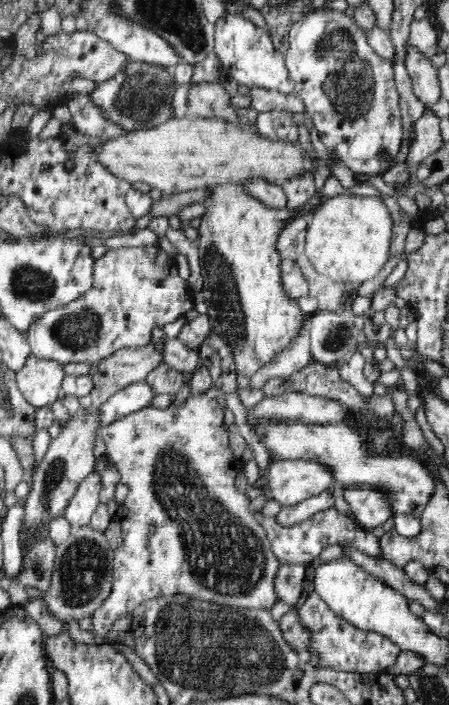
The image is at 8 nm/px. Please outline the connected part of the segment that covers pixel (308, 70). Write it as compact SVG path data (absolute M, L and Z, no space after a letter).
M318 8L318 10L312 10L312 12L306 14L292 26L289 33L289 47L288 50L282 54L282 57L290 73L290 78L294 81L294 92L303 100L305 110L312 117L314 127L324 143L324 146L326 146L328 150L334 150L341 161L354 173L354 176L360 174L370 176L383 175L387 171L384 166L388 164L389 161L390 168L392 168L392 158L398 154L402 136L401 108L399 105L398 89L395 87L394 71L392 70L392 64L389 60L381 57L372 49L371 44L368 43L367 36L365 36L365 32L357 26L355 20L335 9Z

